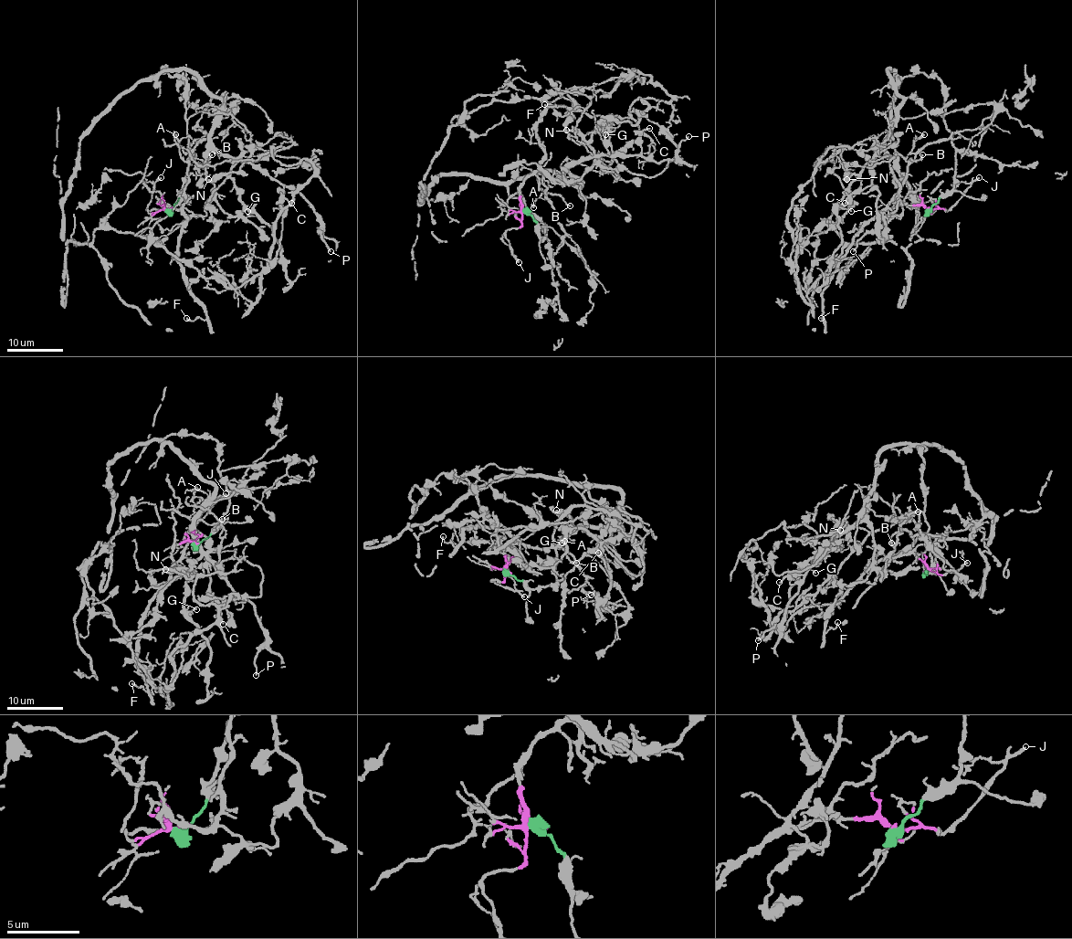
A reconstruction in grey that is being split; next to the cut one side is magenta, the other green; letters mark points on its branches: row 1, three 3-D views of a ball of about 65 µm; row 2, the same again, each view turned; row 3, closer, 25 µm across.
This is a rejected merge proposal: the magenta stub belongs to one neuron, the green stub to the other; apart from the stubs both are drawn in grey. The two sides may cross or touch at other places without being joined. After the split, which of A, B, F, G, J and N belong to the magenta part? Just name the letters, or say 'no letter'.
A, B, F, J

